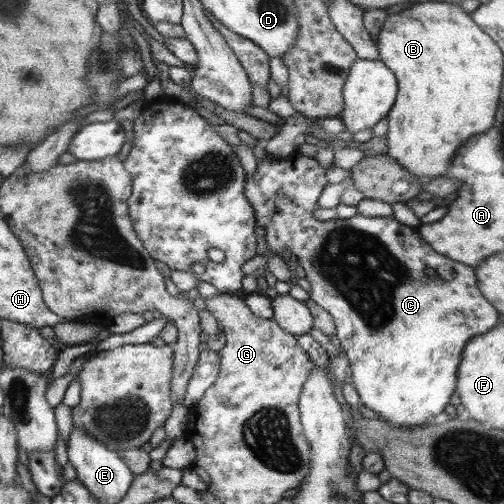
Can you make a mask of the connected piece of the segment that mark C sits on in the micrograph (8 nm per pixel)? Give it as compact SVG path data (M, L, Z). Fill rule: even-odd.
M294 150L292 154L285 157L275 157L265 152L264 159L257 161L257 170L251 178L245 178L243 182L243 193L245 199L249 201L249 205L253 207L253 219L255 219L255 228L257 235L265 237L267 243L266 251L270 254L279 254L284 248L295 256L297 264L303 268L305 272L305 280L310 284L309 298L318 304L323 310L332 316L335 323L335 338L339 340L340 349L346 355L349 362L349 373L351 377L351 385L357 391L361 405L369 410L377 413L379 419L389 421L399 427L415 427L415 425L424 424L425 419L435 417L441 412L447 404L449 398L453 394L456 386L457 366L461 360L463 346L469 338L483 334L487 330L491 330L497 324L498 312L483 298L483 295L475 285L475 271L470 266L465 266L461 262L455 262L450 258L445 258L441 254L437 254L431 249L425 241L421 240L418 229L403 225L395 221L391 217L369 217L355 216L351 220L331 219L329 221L319 221L312 216L313 210L317 208L317 197L327 183L324 177L324 169L319 166L313 157L301 155Z

